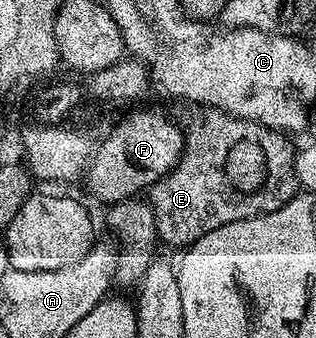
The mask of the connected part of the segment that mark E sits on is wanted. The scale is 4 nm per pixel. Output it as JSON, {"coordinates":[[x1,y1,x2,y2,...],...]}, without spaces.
{"coordinates":[[204,109,200,118,195,118,191,122,191,127,185,130,185,145,183,154,174,168,165,175,160,182,155,182,149,187,149,201,153,208,155,217,155,232,160,243,168,242,171,246,186,248,192,246,201,236,213,232,213,228,221,228,225,224,233,224,237,220,249,220,258,214,268,214,277,208,286,206,287,201,294,198,297,193,297,183,295,181,295,156,296,151,291,150,291,142,286,133,278,130,271,130,267,126,262,126,260,122,249,122,245,118,234,118,231,114,225,114,222,110]]}

